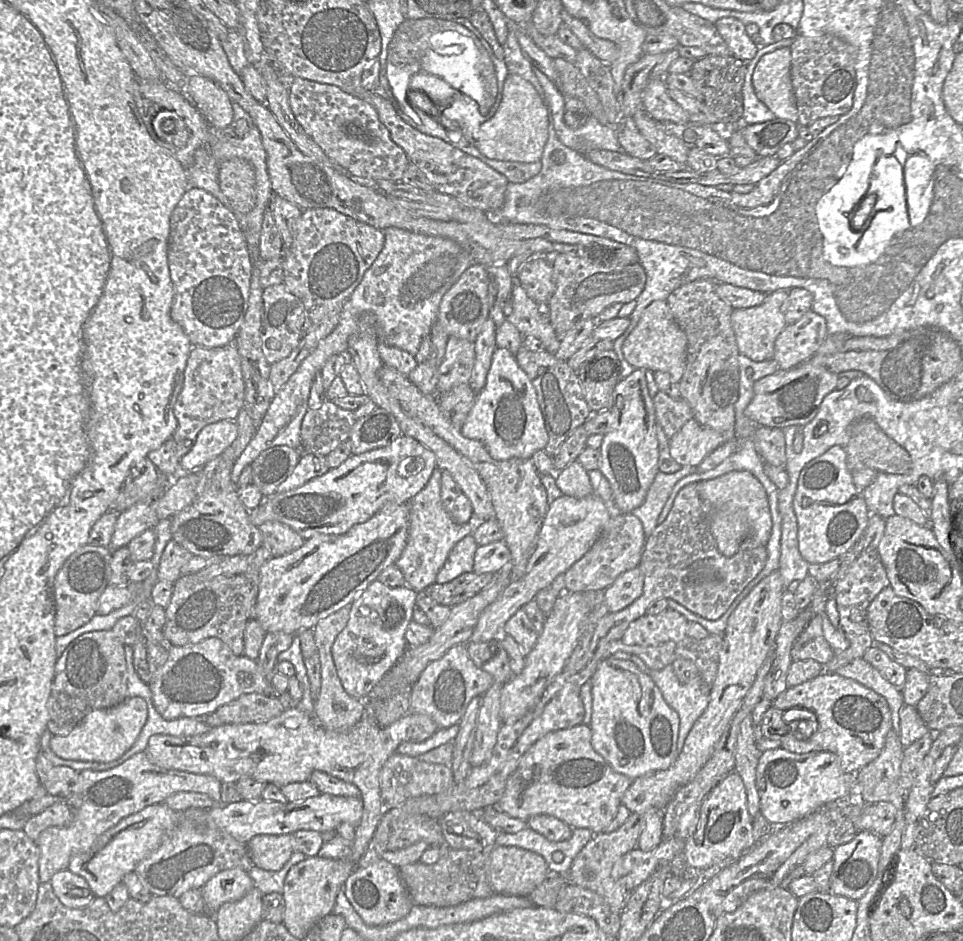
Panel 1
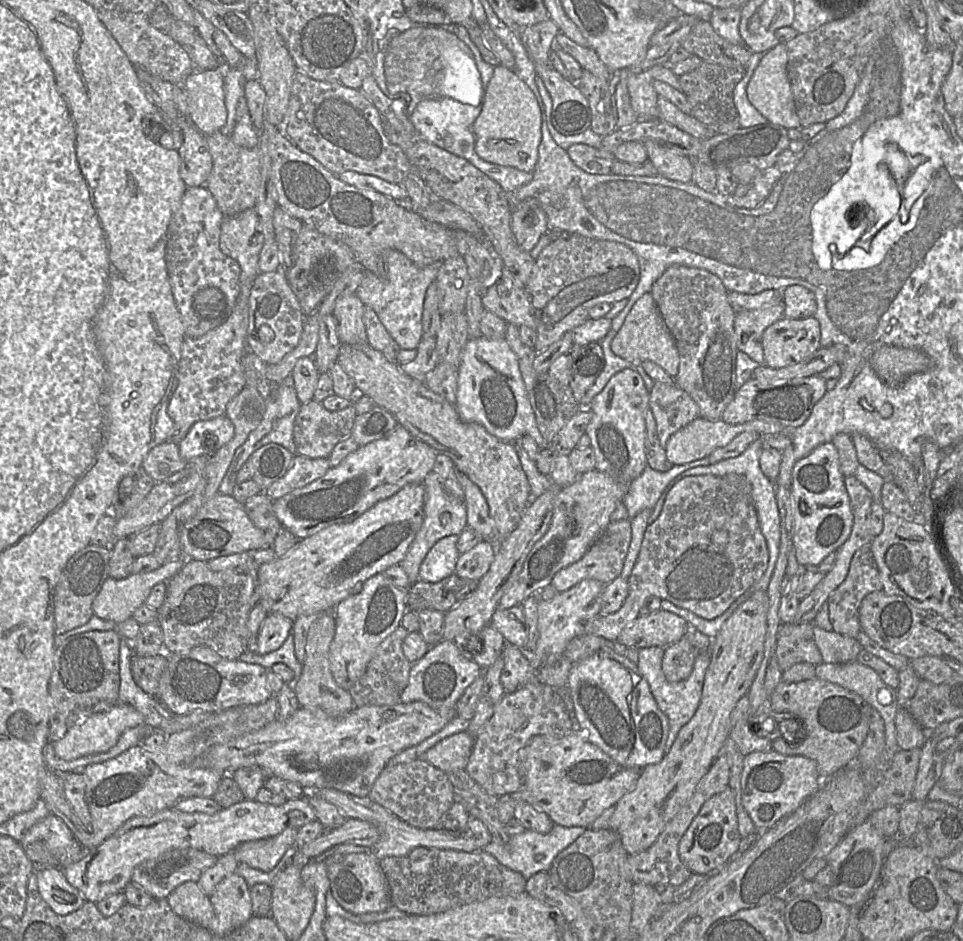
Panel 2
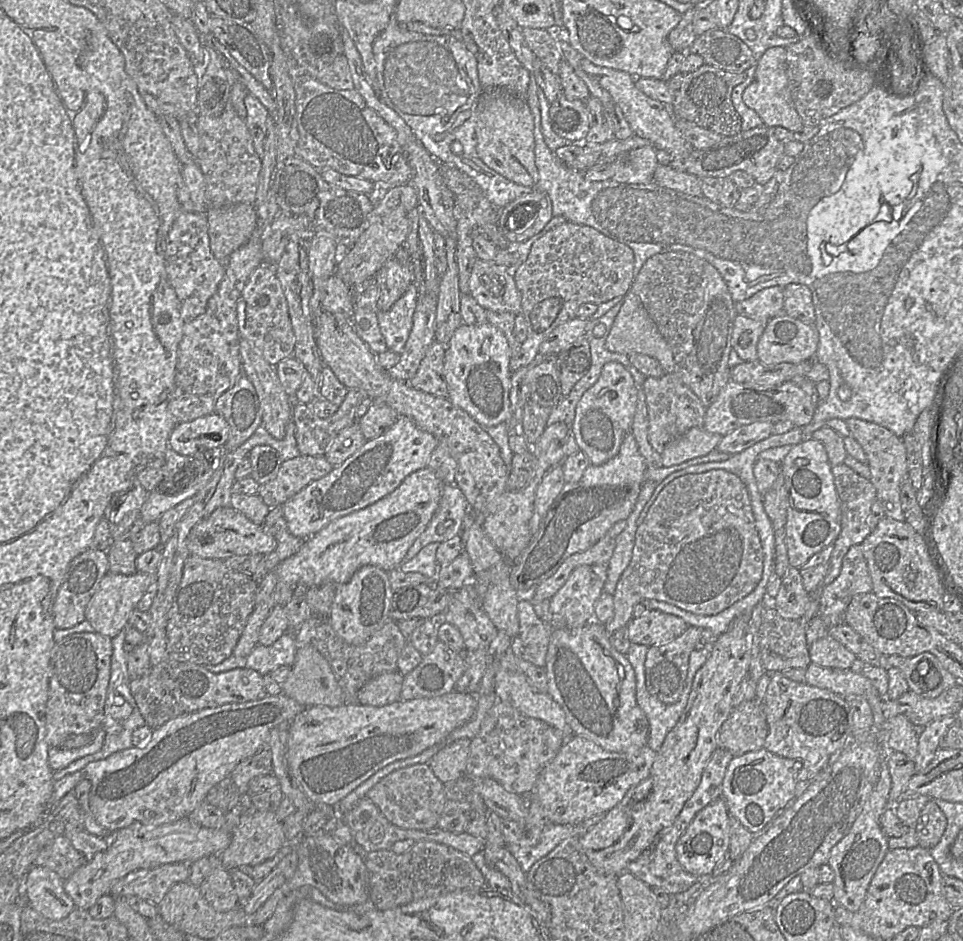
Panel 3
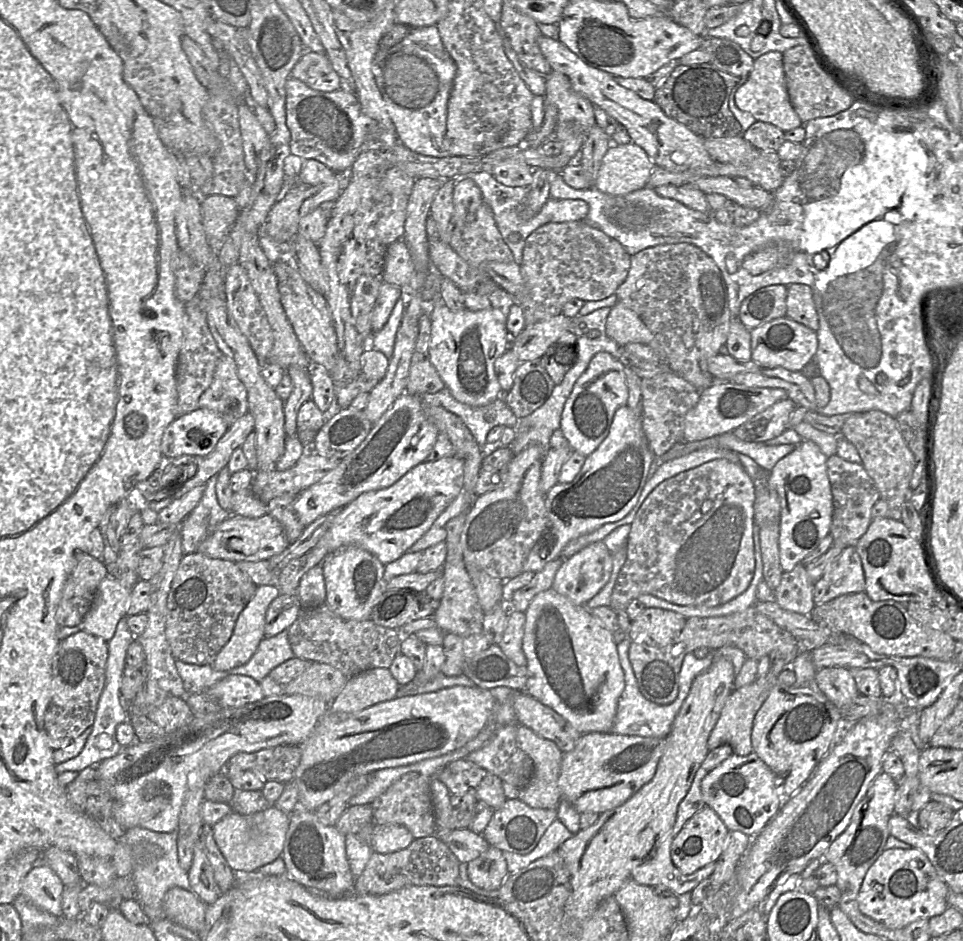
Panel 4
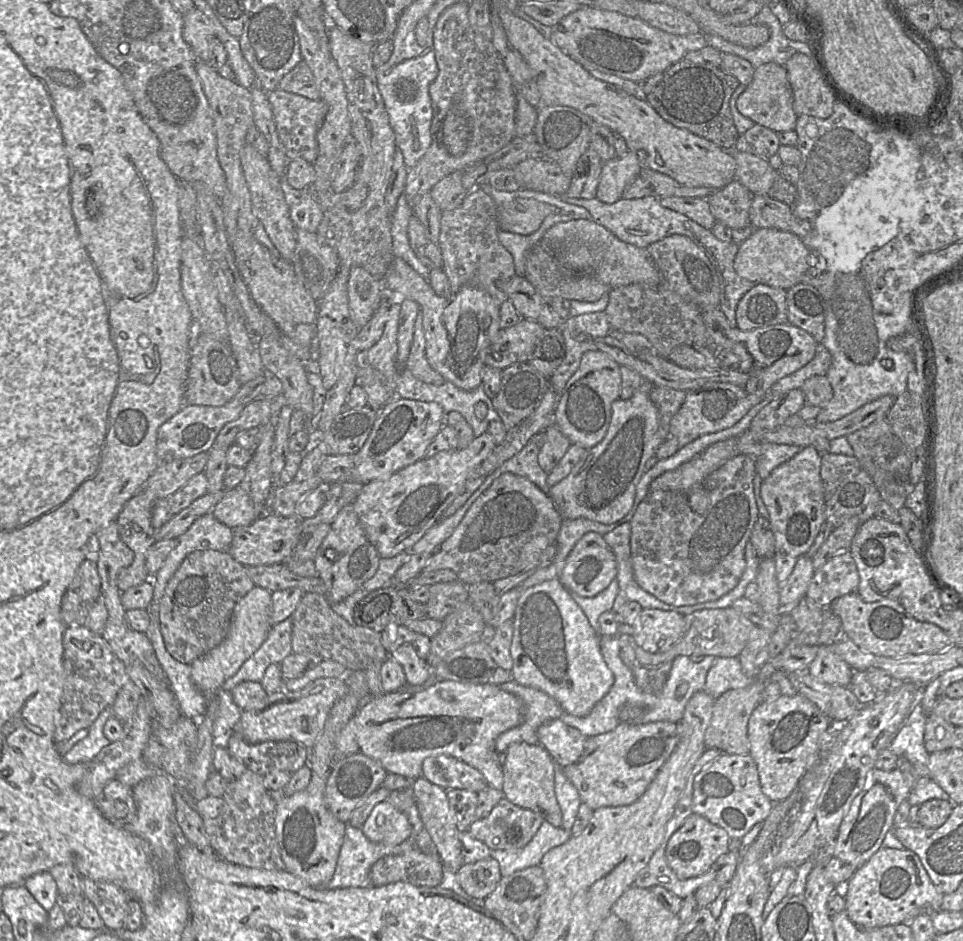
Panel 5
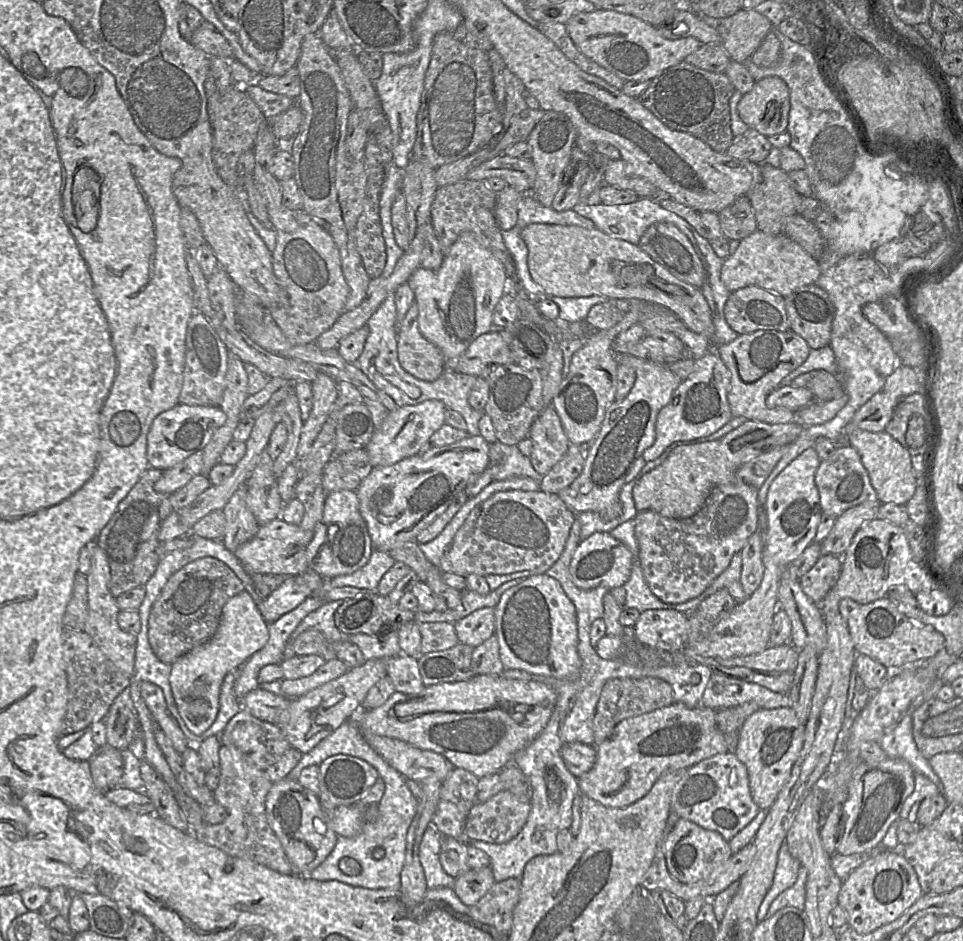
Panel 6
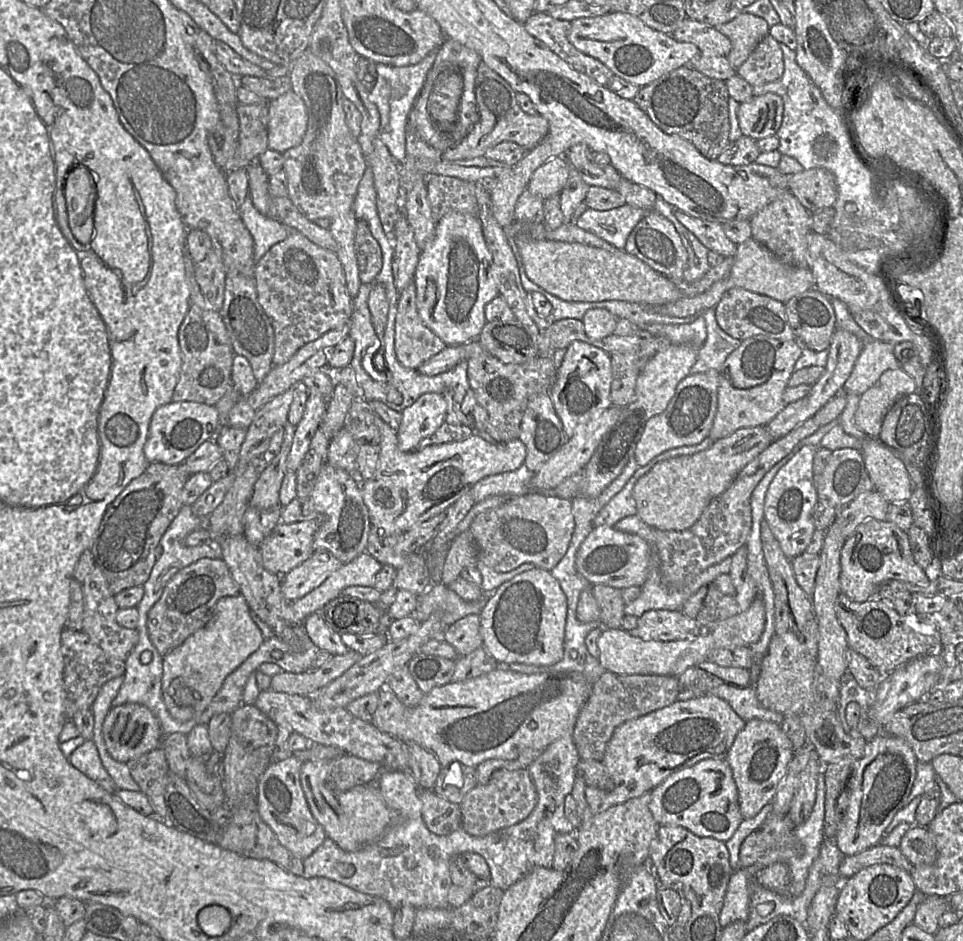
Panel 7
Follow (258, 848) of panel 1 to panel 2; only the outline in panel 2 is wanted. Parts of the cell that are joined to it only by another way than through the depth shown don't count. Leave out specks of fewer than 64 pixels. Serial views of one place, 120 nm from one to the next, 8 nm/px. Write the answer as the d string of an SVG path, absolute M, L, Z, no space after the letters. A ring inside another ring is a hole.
M288 827L277 836L244 842L234 850L235 857L238 863L269 872L278 864L285 852L294 846L298 830Z

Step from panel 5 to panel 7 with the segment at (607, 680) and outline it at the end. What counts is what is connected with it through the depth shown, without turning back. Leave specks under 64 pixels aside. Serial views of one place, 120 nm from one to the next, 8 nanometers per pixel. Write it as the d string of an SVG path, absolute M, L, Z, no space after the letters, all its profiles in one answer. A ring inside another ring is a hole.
M533 568L501 584L479 613L483 647L500 664L553 665L564 656L567 598L549 570Z

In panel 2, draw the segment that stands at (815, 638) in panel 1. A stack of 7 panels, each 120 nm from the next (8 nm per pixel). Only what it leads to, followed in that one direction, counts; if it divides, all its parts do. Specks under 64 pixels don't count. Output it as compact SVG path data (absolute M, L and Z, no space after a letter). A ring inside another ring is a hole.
M781 623L777 633L776 656L783 672L797 663L822 664L822 655L814 641L813 623Z

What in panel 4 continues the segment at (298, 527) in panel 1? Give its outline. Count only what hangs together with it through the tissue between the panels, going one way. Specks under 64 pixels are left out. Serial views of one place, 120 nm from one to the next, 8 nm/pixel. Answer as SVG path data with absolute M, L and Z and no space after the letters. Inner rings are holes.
M404 393L373 424L364 441L320 482L295 497L293 509L305 527L317 518L339 510L359 495L390 487L409 470L427 461L439 431L425 416L423 402L418 396Z

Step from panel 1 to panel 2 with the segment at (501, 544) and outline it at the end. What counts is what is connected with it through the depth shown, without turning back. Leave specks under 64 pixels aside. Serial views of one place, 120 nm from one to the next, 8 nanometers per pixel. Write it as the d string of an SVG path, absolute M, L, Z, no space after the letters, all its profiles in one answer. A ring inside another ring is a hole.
M481 541L469 551L460 554L454 574L479 581L488 571L496 552L496 545Z

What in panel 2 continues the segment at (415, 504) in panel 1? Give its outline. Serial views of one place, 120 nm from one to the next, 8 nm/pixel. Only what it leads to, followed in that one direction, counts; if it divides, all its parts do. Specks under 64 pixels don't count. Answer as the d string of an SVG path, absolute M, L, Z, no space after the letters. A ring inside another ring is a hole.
M431 471L427 474L423 480L423 486L425 489L423 523L405 557L399 563L399 566L403 568L411 584L419 581L420 565L433 545L446 536L459 535L467 528L467 511L464 501L447 494L436 473Z

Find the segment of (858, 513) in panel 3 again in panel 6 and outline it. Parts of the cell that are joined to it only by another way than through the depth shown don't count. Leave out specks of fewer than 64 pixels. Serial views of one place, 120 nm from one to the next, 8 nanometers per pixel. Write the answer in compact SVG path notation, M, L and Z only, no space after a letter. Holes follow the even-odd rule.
M837 446L828 459L821 461L815 474L815 484L822 511L828 515L838 517L847 509L863 502L880 503L860 455L852 446Z

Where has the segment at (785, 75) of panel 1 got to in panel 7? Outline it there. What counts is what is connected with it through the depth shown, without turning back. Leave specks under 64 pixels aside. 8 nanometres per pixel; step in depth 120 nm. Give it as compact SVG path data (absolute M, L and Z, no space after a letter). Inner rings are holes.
M766 93L741 103L737 118L743 136L760 140L775 135L783 117L783 100L775 93Z

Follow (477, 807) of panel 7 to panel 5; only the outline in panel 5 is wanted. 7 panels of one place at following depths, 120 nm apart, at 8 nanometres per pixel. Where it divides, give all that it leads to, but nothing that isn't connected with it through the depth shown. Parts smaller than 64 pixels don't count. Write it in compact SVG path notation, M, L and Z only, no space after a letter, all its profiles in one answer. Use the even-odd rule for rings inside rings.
M503 797L487 817L475 820L467 831L491 850L517 850L530 842L543 822L544 818L538 813L514 805Z

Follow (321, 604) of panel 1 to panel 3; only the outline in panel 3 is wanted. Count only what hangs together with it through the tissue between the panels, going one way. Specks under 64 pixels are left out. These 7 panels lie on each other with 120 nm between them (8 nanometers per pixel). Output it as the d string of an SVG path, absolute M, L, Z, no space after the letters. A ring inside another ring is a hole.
M429 466L408 475L390 494L375 503L335 519L306 539L292 556L274 569L278 581L274 589L275 603L285 606L297 586L343 584L363 566L372 565L390 572L405 560L414 541L426 529L441 498L443 482Z

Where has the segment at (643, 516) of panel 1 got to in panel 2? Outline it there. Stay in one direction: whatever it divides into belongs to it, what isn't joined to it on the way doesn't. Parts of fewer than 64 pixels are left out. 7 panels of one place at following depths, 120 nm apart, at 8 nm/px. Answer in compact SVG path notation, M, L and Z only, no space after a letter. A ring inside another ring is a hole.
M708 457L695 460L683 465L673 465L666 472L660 472L646 466L644 471L628 484L627 493L623 499L629 518L644 509L652 510L666 486L679 474L698 466L710 465Z

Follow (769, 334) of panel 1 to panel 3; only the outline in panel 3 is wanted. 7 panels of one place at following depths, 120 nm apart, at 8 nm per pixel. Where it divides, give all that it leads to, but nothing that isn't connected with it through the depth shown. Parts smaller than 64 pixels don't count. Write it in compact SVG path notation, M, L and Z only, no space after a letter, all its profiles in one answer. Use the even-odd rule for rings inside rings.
M737 315L732 333L732 348L743 361L756 361L757 344L769 320Z

